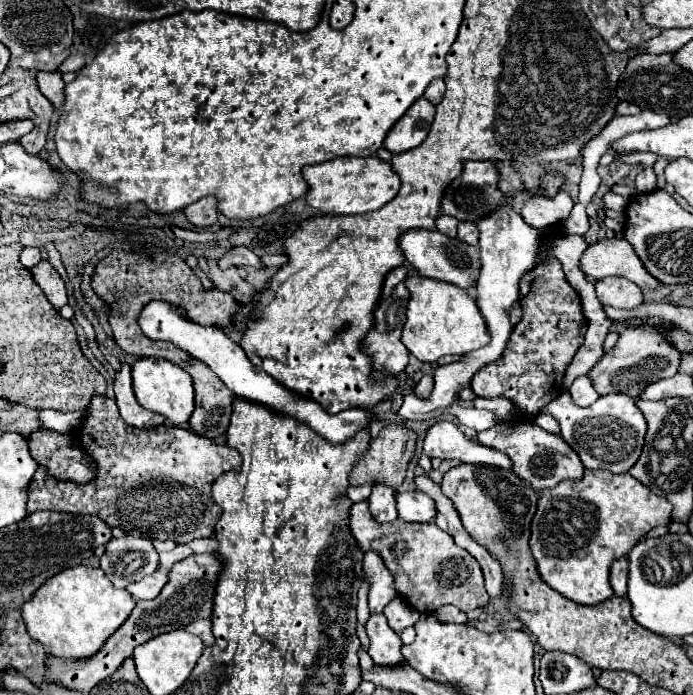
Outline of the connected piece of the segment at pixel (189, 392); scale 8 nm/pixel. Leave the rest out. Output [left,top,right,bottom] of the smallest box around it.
[131,357,193,425]

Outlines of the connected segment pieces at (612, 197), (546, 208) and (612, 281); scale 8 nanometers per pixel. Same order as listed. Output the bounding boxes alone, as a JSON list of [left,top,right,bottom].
[[603,191,627,211],[521,193,573,229],[595,277,643,309]]

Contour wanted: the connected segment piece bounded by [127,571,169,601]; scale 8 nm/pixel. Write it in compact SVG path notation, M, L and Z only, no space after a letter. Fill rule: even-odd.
M155 571L153 575L143 577L143 579L137 581L137 583L131 583L131 585L127 587L127 591L129 591L137 601L141 601L141 599L155 599L155 597L161 593L161 589L165 587L167 581L169 581L167 575Z

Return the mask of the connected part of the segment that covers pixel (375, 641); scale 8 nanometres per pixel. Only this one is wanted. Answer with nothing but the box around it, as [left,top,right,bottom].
[367,615,405,667]

